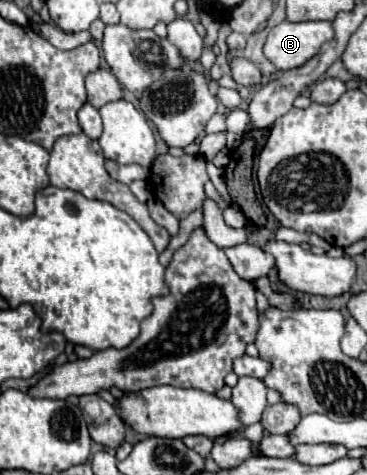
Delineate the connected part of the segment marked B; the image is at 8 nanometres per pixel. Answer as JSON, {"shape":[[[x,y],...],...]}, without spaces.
{"shape":[[[287,22],[269,30],[265,56],[279,70],[293,70],[317,56],[321,46],[333,38],[331,22]]]}

